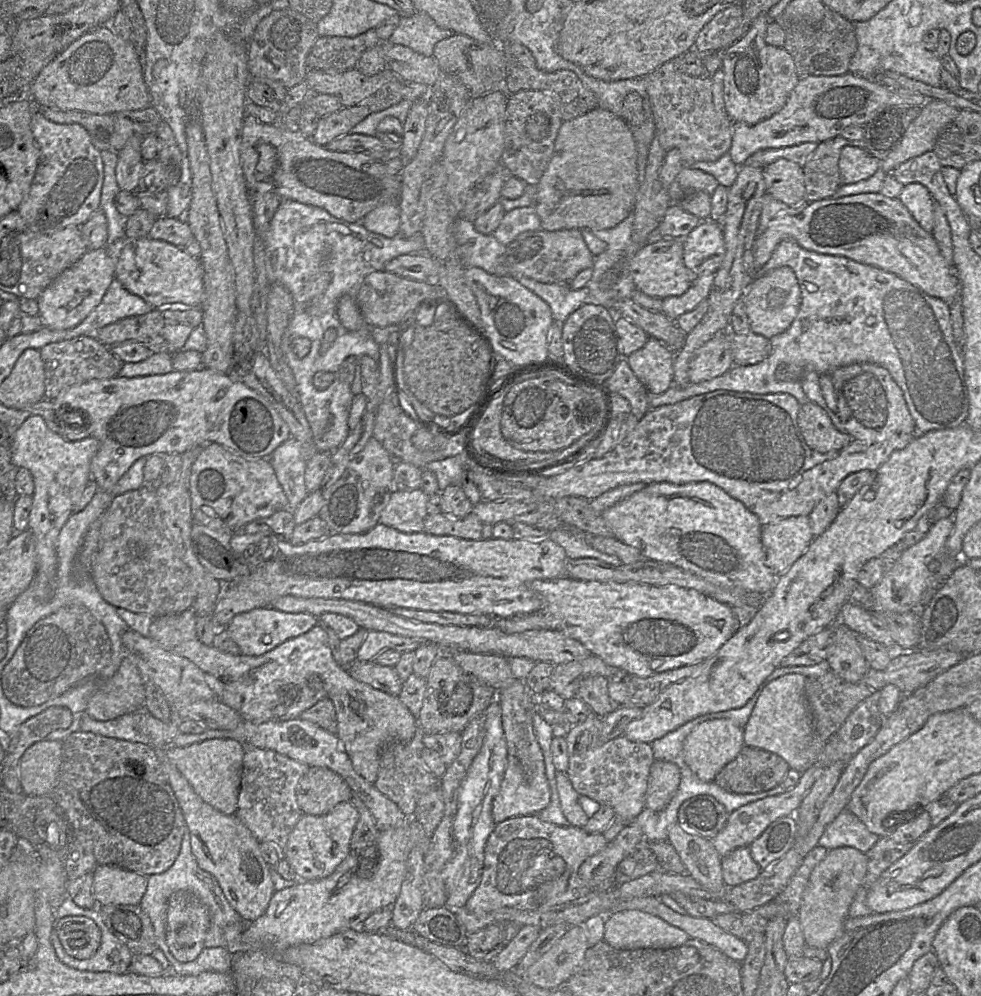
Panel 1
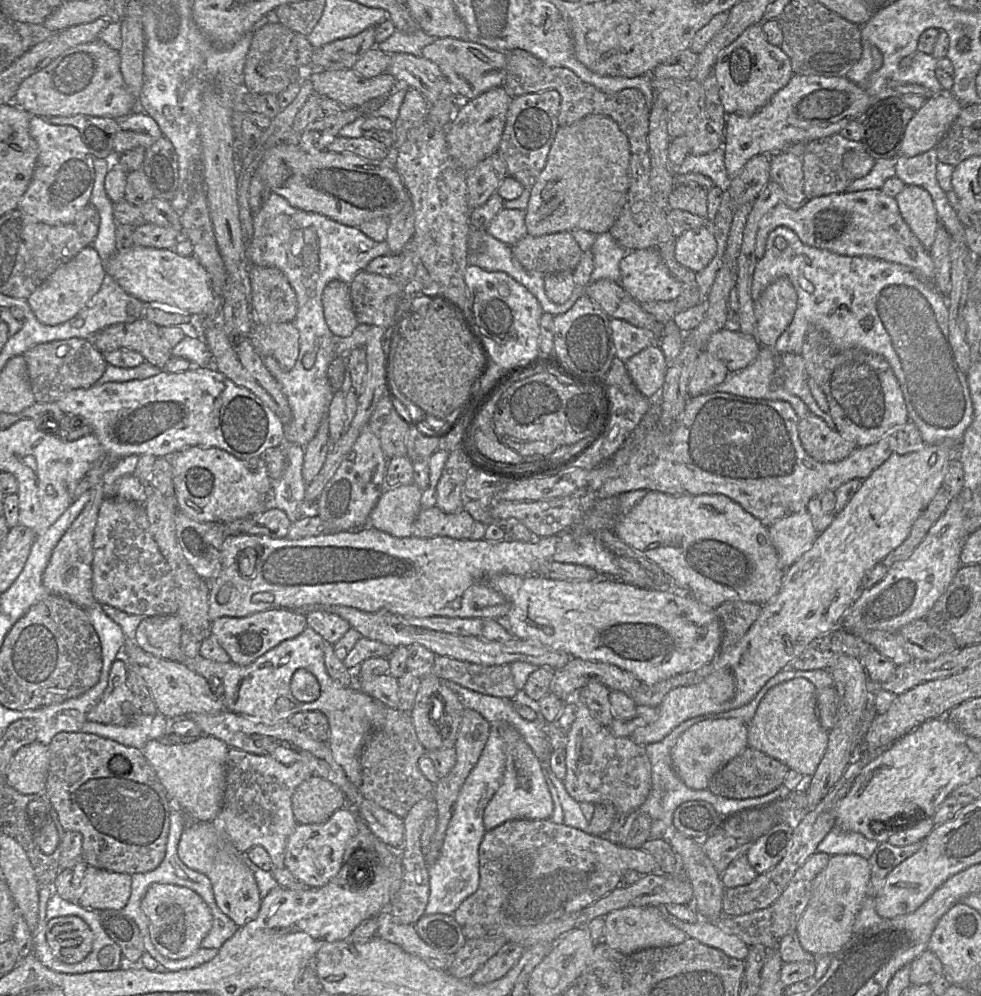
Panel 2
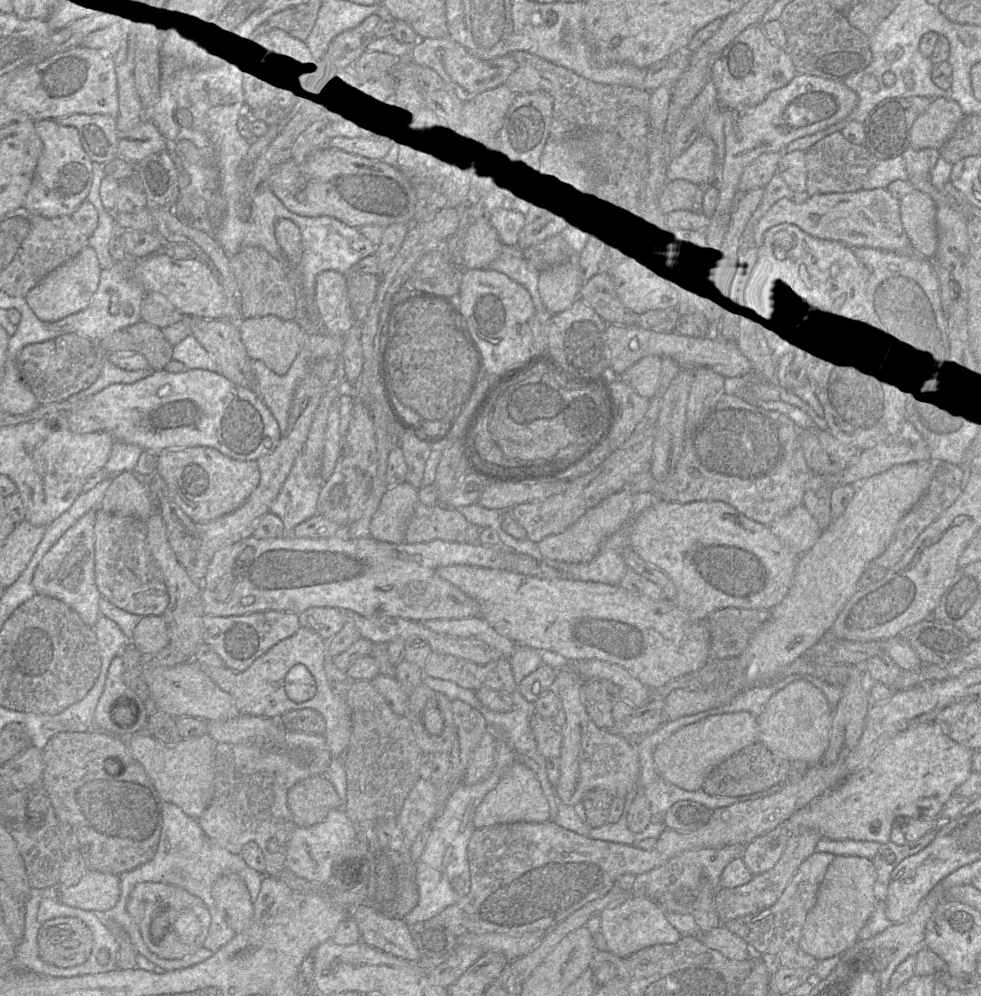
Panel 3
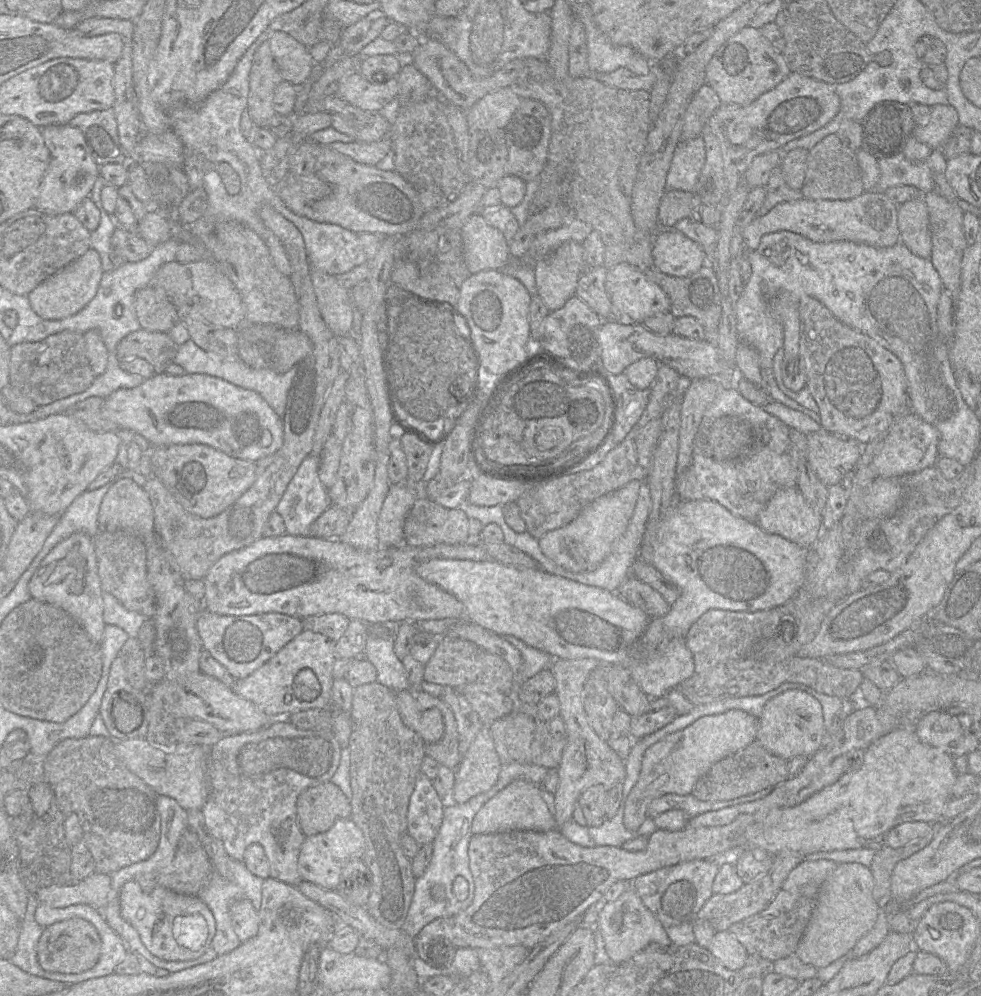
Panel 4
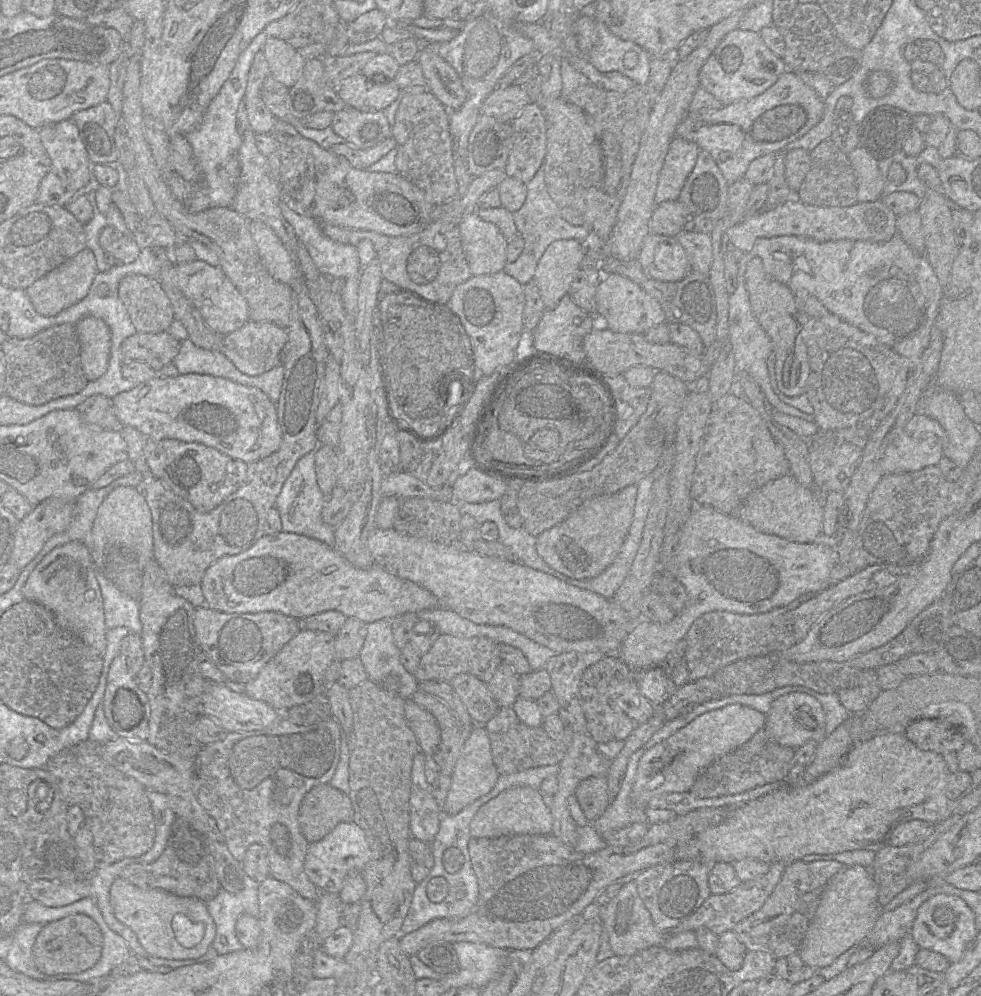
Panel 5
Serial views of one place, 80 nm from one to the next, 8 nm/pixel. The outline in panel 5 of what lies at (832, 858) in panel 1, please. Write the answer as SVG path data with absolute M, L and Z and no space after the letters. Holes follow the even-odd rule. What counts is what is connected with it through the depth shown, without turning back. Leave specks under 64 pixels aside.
M846 866L827 883L814 917L798 952L808 966L819 969L831 965L850 947L862 943L881 913L877 886L870 869Z

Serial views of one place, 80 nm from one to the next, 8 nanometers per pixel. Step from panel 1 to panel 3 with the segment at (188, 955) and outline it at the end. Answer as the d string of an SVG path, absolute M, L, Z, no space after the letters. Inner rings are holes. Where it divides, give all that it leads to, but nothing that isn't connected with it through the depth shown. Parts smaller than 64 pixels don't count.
M157 882L138 883L132 889L127 912L138 925L147 947L164 959L181 959L203 947L211 925L205 903L185 889Z

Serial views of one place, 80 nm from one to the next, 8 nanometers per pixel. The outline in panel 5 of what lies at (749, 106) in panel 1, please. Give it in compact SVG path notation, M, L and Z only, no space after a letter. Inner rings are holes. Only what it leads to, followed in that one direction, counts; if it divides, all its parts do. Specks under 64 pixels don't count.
M736 29L721 40L702 66L699 85L728 105L762 94L787 70L784 60L767 47L760 33Z

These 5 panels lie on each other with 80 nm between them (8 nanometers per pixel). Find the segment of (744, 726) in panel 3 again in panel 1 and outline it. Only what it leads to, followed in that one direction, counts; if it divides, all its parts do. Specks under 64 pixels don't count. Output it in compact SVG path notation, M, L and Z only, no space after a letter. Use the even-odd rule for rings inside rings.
M715 719L702 722L694 728L683 743L684 761L701 781L711 782L744 747L743 736L744 728L730 720Z

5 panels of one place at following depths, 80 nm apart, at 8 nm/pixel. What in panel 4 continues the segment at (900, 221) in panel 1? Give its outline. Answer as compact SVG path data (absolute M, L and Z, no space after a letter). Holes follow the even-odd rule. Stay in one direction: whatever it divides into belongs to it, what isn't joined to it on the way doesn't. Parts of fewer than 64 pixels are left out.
M864 192L848 200L800 199L775 205L763 216L756 216L742 231L747 251L754 251L761 237L778 231L790 231L813 242L850 241L875 247L891 247L901 241L898 207L885 193Z

